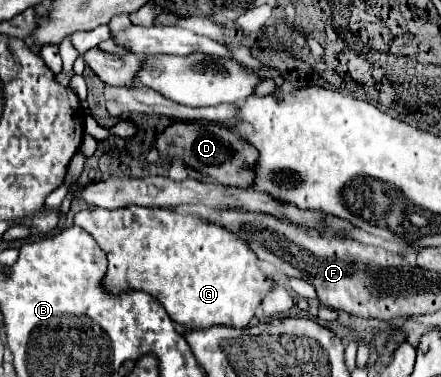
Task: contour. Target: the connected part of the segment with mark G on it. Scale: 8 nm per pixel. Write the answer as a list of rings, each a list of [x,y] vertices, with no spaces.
[[[125,206],[125,210],[81,210],[75,214],[75,224],[87,230],[95,242],[107,252],[109,270],[105,274],[105,286],[111,292],[121,290],[143,290],[157,298],[173,322],[185,328],[207,328],[213,324],[227,324],[235,328],[245,328],[261,298],[275,286],[271,278],[259,268],[257,256],[247,242],[237,234],[223,230],[223,226],[207,222],[197,214],[177,214],[167,208],[147,208],[147,206]]]

